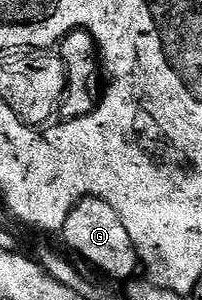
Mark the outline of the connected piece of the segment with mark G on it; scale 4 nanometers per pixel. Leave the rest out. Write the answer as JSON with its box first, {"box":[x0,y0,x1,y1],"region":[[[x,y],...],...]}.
{"box":[59,198,139,280],"region":[[[85,198],[67,216],[67,224],[59,231],[60,237],[65,237],[65,242],[85,262],[90,262],[97,270],[102,270],[109,278],[123,278],[129,280],[139,270],[137,249],[131,244],[131,236],[123,220],[119,220],[119,212],[111,208],[111,204],[98,198]]]}

